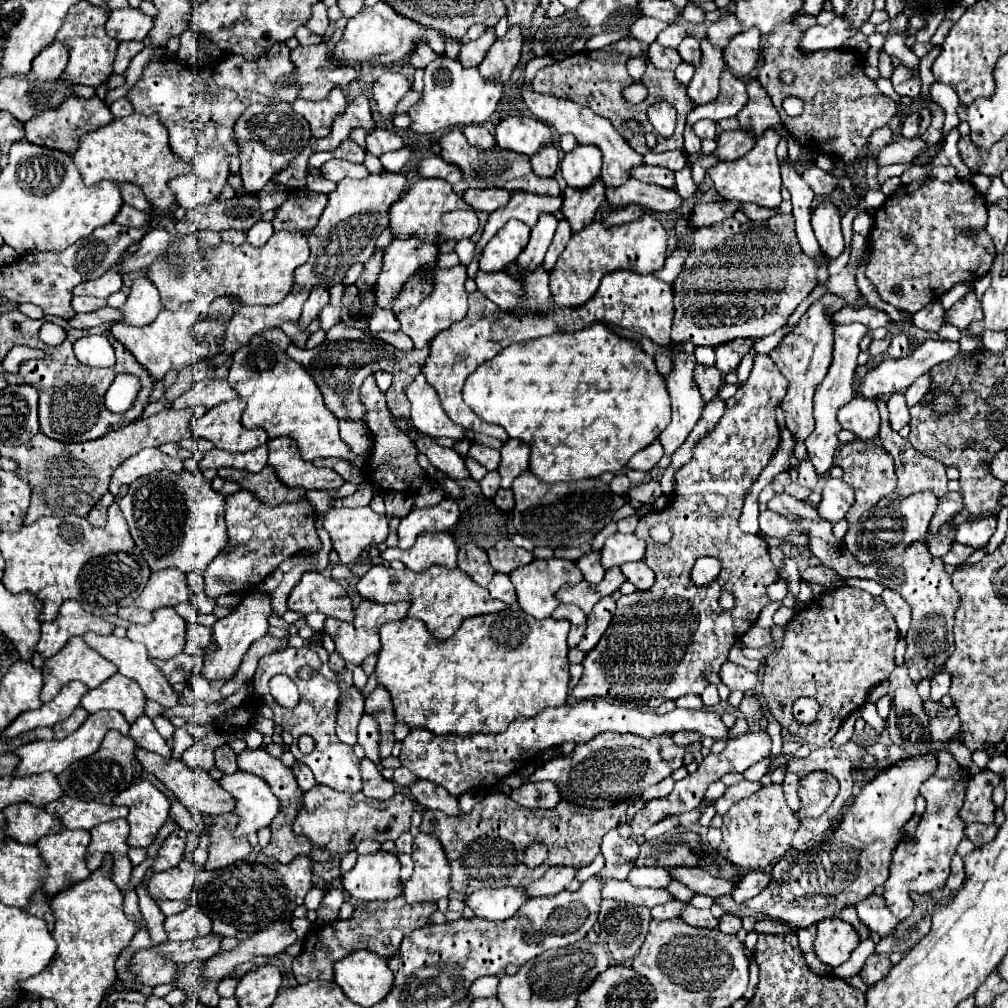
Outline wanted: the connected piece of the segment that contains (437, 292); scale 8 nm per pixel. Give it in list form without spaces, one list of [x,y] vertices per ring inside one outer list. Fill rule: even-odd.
[[[462,263],[456,265],[456,267],[450,267],[450,269],[420,267],[420,269],[416,269],[416,275],[424,275],[426,279],[430,279],[432,281],[432,291],[430,291],[428,299],[424,299],[420,305],[408,307],[408,309],[400,311],[396,315],[396,319],[402,325],[400,331],[406,333],[408,337],[412,337],[412,341],[414,341],[416,347],[424,347],[428,343],[428,339],[432,339],[440,331],[448,329],[452,323],[464,319],[464,315],[468,311],[468,293],[464,289],[464,283],[466,283],[466,267]]]

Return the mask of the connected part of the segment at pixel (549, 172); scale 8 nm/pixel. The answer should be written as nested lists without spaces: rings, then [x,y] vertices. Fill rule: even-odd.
[[[554,145],[542,147],[538,155],[530,157],[532,169],[536,171],[536,175],[540,177],[554,177],[556,169],[558,169],[558,149]]]

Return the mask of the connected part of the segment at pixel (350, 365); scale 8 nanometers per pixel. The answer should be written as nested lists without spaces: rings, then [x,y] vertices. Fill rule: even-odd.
[[[336,323],[324,337],[324,341],[314,347],[314,349],[298,349],[296,345],[288,347],[288,357],[296,359],[316,381],[324,395],[326,407],[336,415],[336,417],[352,417],[352,419],[362,419],[364,415],[364,405],[360,403],[360,385],[362,381],[372,373],[368,357],[374,357],[374,351],[368,355],[366,351],[360,353],[360,349],[374,349],[374,337],[368,337],[366,333],[348,327],[346,323]],[[366,363],[366,365],[358,365]]]

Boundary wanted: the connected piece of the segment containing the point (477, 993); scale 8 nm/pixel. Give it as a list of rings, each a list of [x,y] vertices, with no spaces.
[[[480,977],[476,983],[472,983],[468,997],[478,999],[478,997],[494,997],[498,987],[498,977]]]

